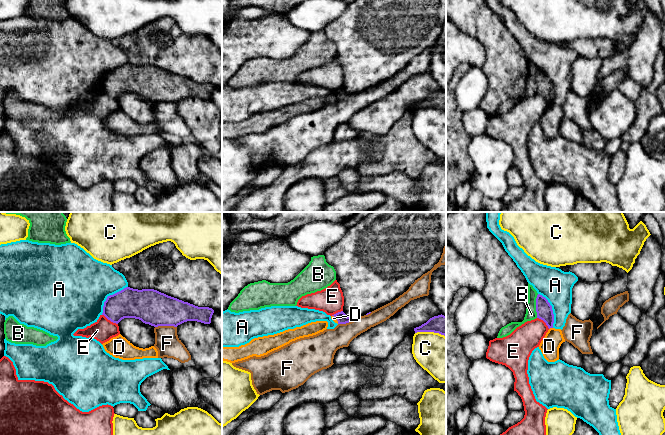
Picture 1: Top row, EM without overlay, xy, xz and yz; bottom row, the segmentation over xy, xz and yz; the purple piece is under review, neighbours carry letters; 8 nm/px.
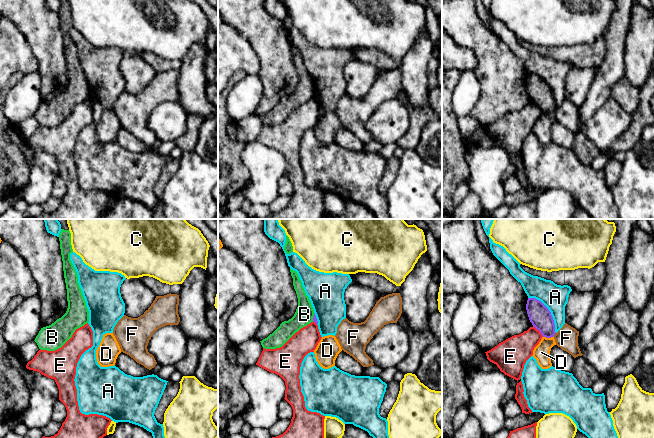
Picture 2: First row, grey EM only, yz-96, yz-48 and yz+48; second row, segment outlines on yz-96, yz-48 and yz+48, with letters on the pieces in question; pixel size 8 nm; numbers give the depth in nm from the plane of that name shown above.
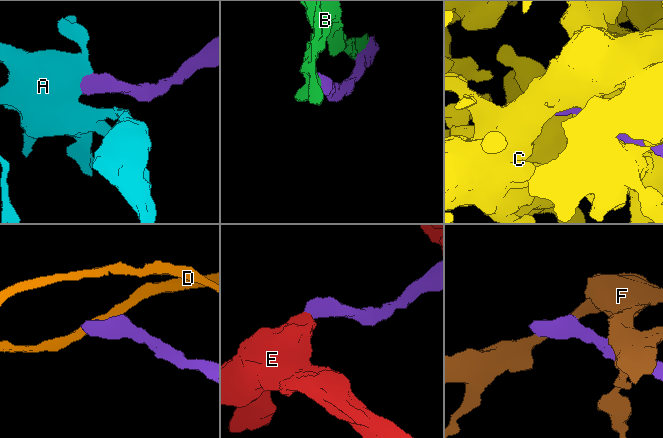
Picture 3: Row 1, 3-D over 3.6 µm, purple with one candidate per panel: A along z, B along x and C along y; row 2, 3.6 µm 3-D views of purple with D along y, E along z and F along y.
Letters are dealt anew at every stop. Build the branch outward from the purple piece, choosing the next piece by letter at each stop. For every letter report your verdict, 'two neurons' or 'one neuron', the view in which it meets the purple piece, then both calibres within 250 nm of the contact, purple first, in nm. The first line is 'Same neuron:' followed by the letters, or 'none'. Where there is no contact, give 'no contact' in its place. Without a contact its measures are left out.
Same neuron: none
A: two neurons; contact in xy; calibres 240 and 480 nm
B: two neurons; contact in yz; calibres 130 and 90 nm
C: two neurons; contact in xz; calibres 160 and 360 nm
D: two neurons; contact in yz; calibres 130 and 160 nm
E: two neurons; contact in xy; calibres 240 and 180 nm
F: two neurons; contact in xy; calibres 280 and 200 nm

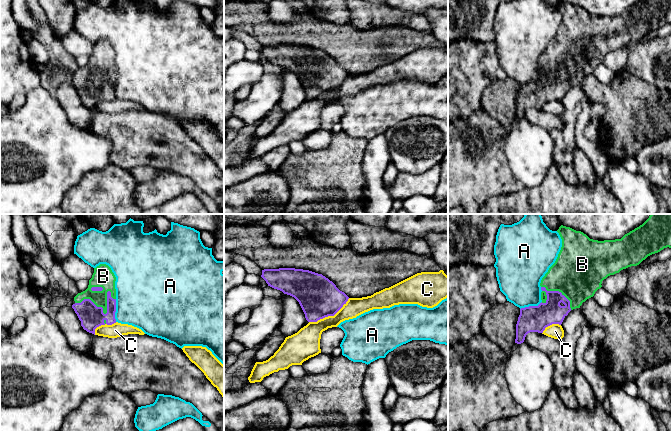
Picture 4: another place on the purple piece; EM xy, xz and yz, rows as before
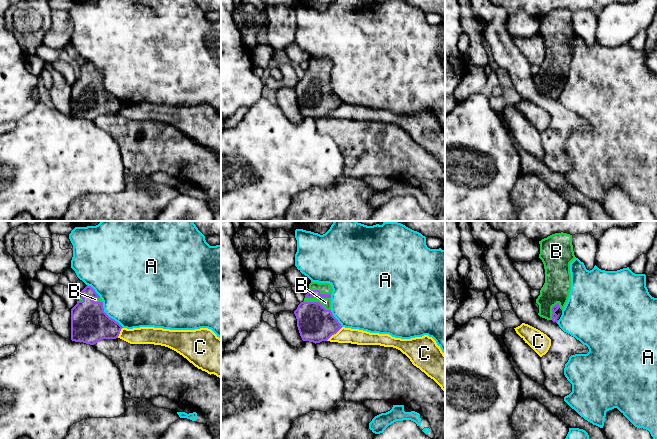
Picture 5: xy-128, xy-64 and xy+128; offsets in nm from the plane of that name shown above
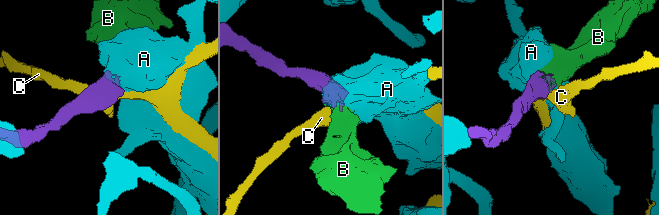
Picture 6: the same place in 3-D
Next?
Same neuron: B
A: two neurons; contact in xy; calibres 190 and 460 nm
B: one neuron; contact in xy; calibres 190 and 120 nm
C: two neurons; contact in xz; calibres 320 and 190 nm

